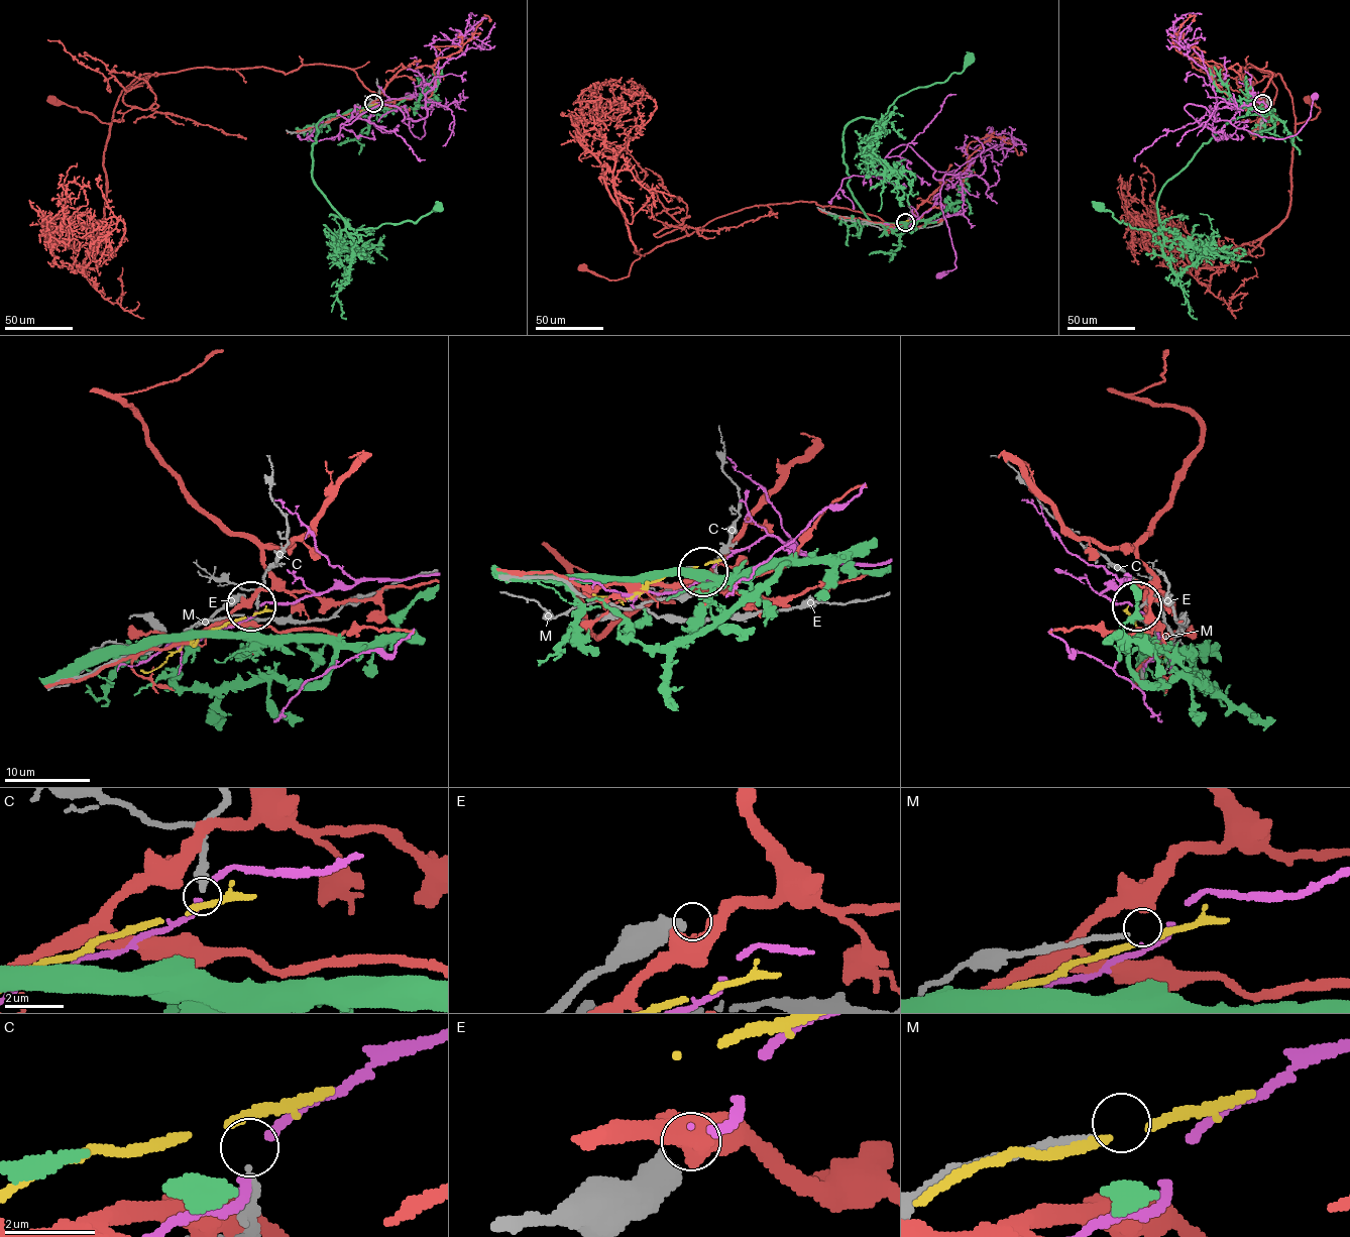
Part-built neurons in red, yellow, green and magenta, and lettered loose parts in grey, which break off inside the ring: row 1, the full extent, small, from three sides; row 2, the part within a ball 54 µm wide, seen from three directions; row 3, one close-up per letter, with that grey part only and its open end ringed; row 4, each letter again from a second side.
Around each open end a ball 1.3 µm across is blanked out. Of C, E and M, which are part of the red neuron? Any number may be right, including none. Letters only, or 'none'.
none

